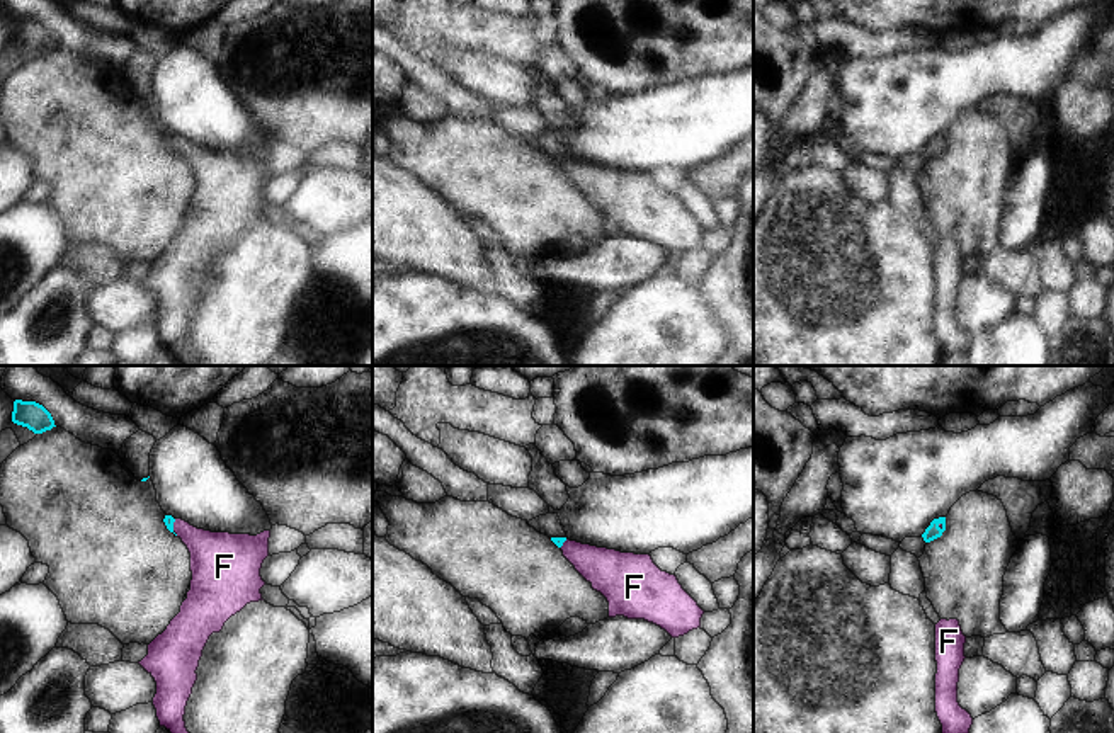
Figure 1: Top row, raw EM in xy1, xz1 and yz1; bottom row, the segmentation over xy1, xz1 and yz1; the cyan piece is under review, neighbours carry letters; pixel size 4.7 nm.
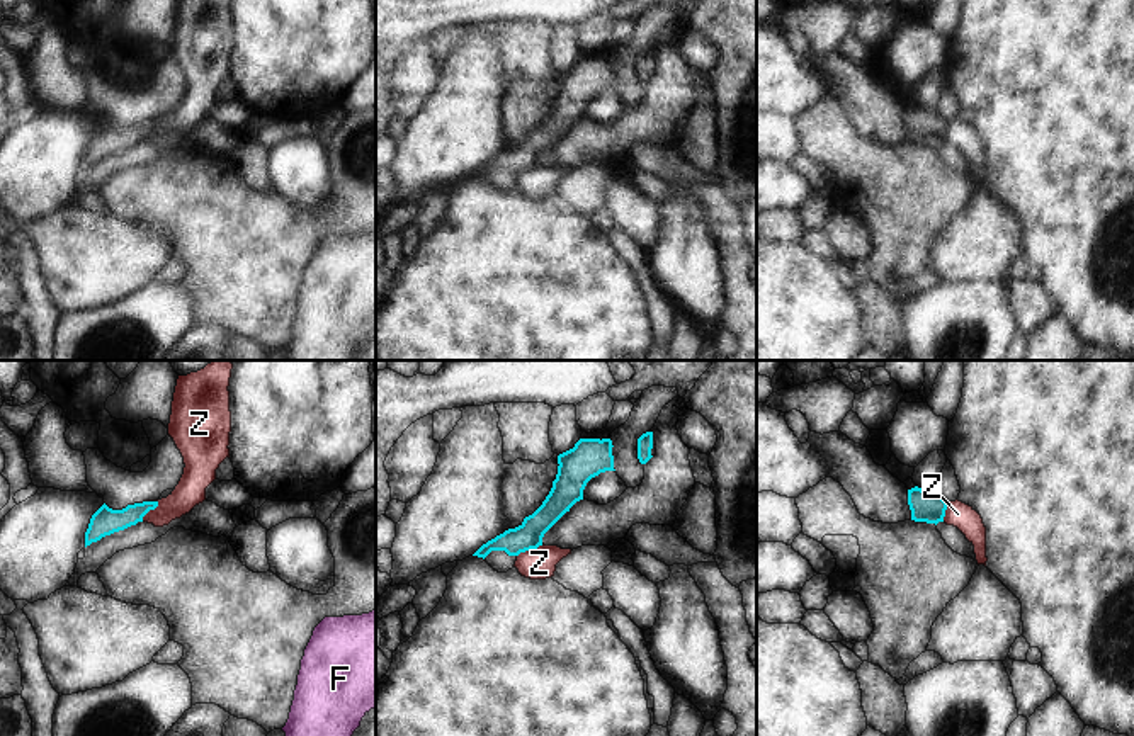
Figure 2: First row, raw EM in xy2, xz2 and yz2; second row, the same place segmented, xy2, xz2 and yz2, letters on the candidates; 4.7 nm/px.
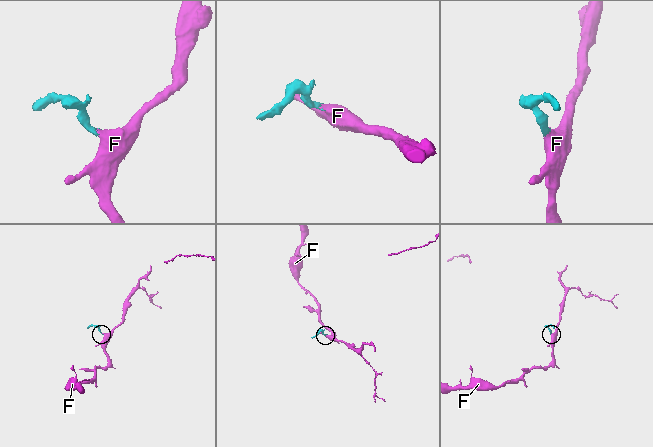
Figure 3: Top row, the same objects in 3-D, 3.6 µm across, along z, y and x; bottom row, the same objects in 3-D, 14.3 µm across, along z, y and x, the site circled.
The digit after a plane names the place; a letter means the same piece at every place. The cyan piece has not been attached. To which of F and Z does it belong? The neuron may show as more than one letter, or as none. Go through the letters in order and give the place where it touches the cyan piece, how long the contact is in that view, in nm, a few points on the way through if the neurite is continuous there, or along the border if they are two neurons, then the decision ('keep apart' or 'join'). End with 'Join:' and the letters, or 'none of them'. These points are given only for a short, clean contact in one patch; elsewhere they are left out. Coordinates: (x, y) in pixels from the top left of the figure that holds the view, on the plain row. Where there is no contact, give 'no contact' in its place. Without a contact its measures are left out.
F: contact xy1 (172, 147); length 80 nm; way xy1 (169, 140), (172, 147), (184, 148), (215, 176); join
Z: contact xz2 (529, 169); length 140 nm; border xz2 (543, 164), (526, 169), (517, 175); keep apart
Join: F

